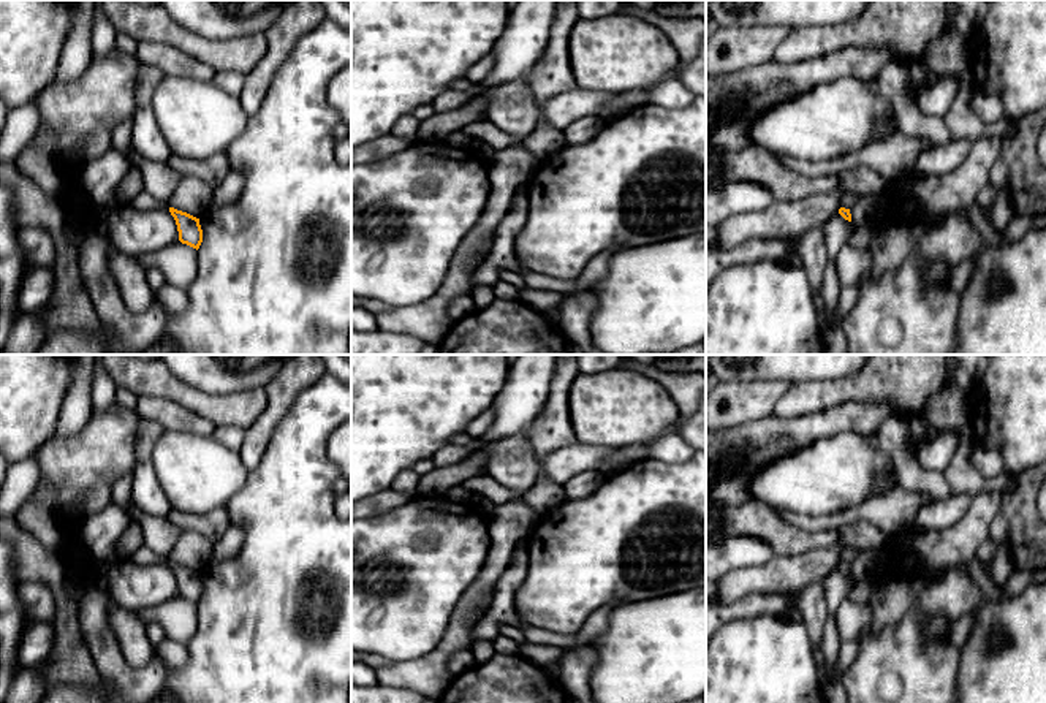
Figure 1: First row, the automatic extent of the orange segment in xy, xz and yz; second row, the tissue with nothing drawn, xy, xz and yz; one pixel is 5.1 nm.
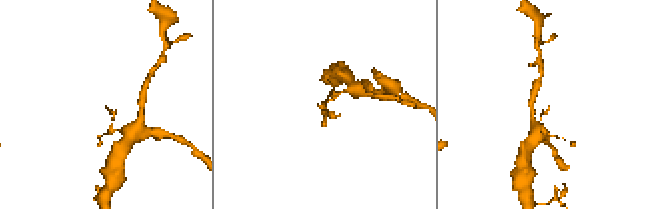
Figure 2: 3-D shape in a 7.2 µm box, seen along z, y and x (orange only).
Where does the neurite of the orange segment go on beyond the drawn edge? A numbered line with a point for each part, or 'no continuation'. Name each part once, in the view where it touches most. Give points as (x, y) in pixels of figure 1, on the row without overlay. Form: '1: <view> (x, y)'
no continuation

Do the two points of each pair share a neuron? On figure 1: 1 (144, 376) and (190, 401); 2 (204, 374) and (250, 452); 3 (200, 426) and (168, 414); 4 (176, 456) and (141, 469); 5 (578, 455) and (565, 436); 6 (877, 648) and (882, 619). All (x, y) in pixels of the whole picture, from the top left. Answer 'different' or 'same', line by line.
1: same
2: different
3: same
4: different
5: different
6: different

